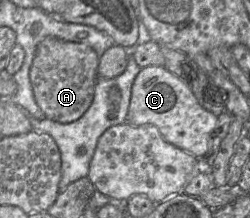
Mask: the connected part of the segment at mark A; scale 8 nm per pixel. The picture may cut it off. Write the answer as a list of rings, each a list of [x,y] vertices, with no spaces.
[[[46,37],[38,44],[30,67],[30,81],[35,100],[46,117],[69,123],[87,111],[94,98],[98,63],[97,52],[80,42]]]

